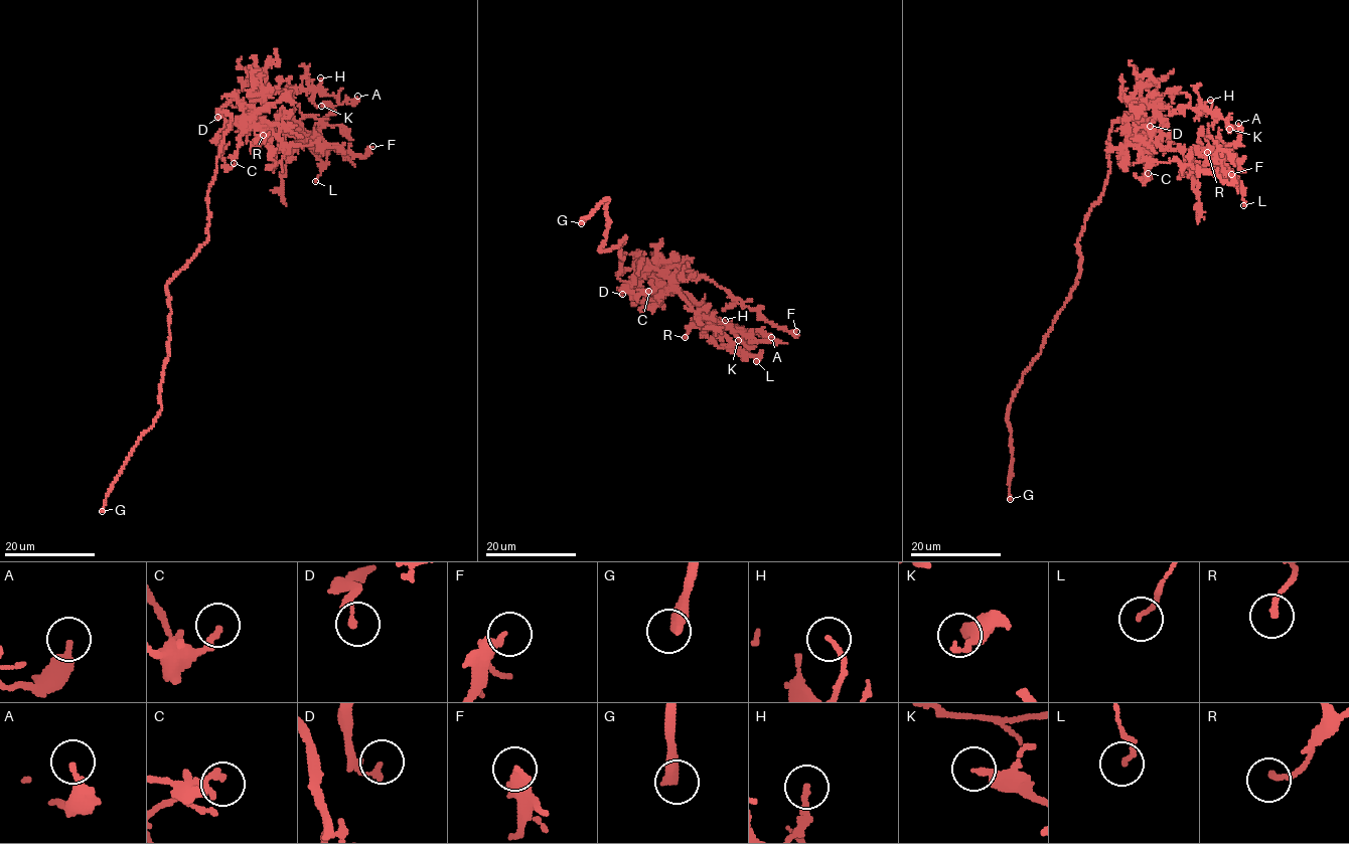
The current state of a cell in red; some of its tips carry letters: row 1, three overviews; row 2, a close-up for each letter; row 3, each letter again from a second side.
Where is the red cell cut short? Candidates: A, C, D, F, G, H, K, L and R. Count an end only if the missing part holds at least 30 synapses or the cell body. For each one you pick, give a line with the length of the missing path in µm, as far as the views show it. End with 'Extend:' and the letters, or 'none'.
G: missing 15 µm
Extend: G

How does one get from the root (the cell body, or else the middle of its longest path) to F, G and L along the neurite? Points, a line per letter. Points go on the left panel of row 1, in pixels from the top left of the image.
F: (207, 206), (230, 129), (218, 111), (286, 145), (362, 157), (372, 146)
G: (207, 206), (207, 237), (204, 244), (167, 286), (169, 339), (160, 384), (159, 415), (139, 440), (102, 511)
L: (207, 206), (230, 129), (230, 115), (218, 111), (229, 125), (299, 131), (322, 163), (315, 181)

